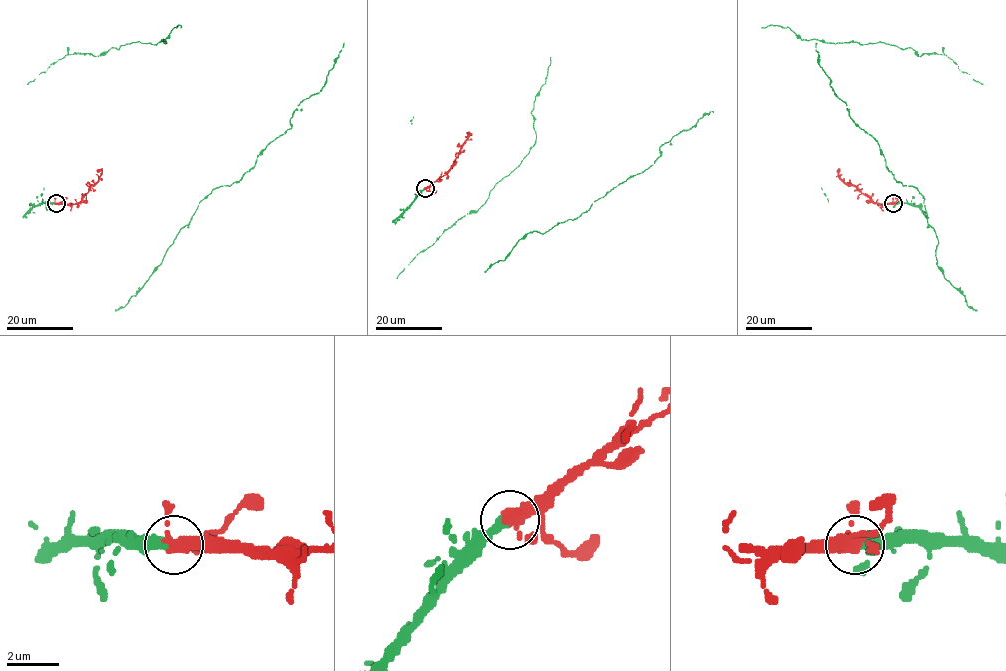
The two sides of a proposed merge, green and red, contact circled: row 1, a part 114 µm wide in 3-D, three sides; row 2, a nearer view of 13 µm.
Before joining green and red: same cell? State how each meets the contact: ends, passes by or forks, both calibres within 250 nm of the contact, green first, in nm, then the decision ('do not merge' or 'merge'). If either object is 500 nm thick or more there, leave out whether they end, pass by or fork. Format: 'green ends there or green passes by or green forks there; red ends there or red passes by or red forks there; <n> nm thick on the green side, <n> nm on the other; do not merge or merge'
green ends there; red passes by; 400 nm thick on the green side, 360 nm on the other; merge

